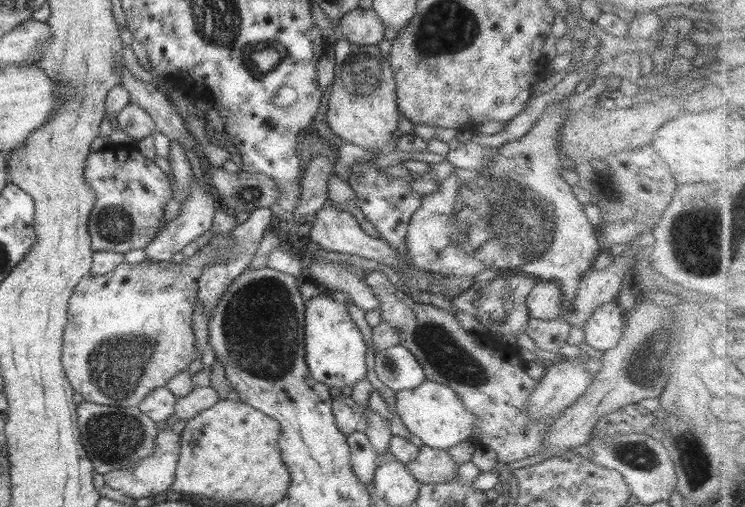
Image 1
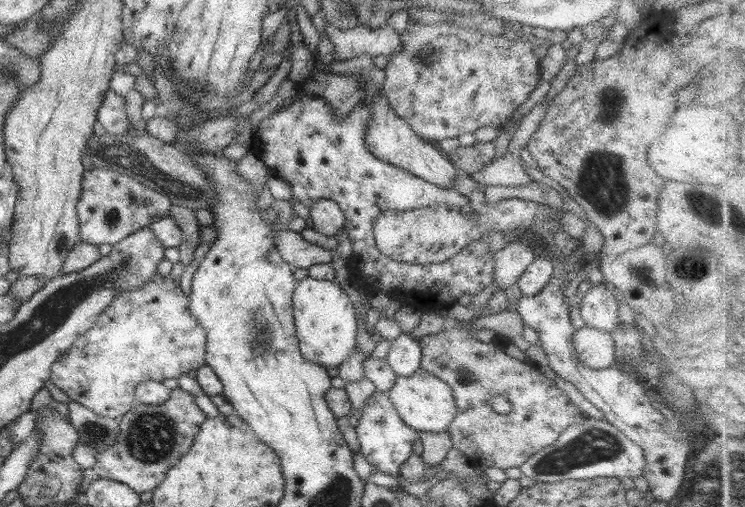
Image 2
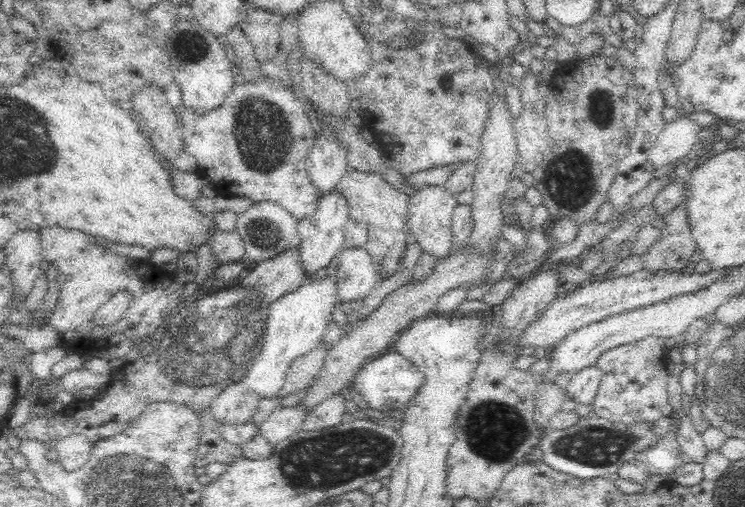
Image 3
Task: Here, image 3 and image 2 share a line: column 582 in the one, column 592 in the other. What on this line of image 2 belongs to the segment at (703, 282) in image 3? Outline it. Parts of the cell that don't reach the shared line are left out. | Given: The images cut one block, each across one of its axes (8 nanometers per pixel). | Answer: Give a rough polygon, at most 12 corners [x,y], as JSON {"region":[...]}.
{"region":[[593,284],[579,311],[586,325],[611,333],[619,303],[608,284]]}

